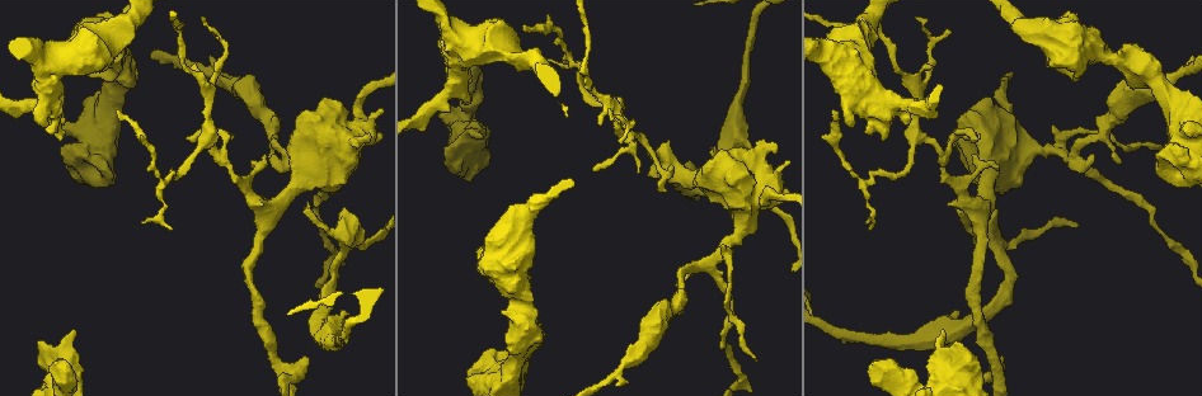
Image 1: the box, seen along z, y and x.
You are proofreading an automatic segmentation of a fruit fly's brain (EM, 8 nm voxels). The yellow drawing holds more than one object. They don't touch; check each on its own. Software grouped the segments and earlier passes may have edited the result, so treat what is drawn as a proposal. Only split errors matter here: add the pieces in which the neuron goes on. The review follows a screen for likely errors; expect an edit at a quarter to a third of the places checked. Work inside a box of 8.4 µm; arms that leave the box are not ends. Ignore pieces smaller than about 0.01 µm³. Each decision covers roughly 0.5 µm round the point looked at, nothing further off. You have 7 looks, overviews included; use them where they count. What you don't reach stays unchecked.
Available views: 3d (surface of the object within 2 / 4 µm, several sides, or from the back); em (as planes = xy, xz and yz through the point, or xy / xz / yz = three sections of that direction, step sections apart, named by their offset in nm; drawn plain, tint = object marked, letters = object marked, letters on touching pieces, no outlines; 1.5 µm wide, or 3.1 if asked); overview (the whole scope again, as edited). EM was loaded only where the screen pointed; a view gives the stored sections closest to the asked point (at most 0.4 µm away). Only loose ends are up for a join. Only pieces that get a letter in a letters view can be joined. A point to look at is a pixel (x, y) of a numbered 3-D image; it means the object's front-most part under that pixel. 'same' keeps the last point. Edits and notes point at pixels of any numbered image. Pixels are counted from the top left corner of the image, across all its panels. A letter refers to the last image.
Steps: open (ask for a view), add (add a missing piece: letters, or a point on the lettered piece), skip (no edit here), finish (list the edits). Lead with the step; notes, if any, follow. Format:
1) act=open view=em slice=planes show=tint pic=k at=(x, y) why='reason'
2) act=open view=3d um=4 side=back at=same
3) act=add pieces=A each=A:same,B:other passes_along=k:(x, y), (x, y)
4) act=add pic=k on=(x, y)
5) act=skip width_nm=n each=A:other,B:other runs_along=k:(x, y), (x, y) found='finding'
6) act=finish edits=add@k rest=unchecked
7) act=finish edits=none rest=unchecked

act=open view=3d um=2 pic=1 at=(74, 335) why='branch stops here'

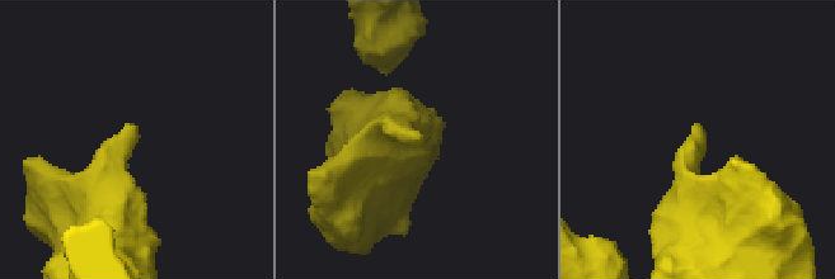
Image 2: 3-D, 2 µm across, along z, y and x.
act=open view=em slice=planes show=letters pic=2 at=(706, 133)

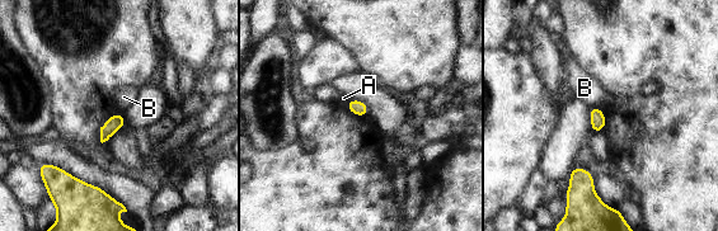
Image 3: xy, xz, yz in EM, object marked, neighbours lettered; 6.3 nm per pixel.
act=skip each=A:other,B:other border=3:(600, 107), (590, 108) found='no lettered piece goes on from it'

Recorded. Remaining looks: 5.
act=open view=em slice=xz step=4 show=letters pic=1 at=(370, 136) why='free end'

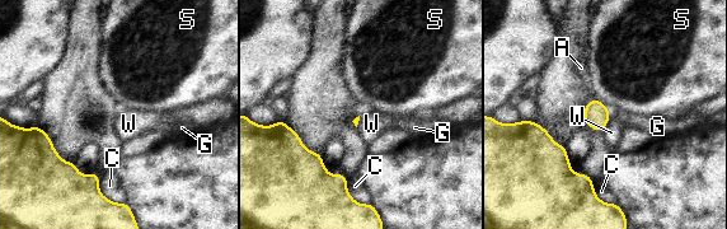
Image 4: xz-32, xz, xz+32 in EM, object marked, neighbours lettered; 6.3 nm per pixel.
act=open view=em slice=planes show=letters at=same

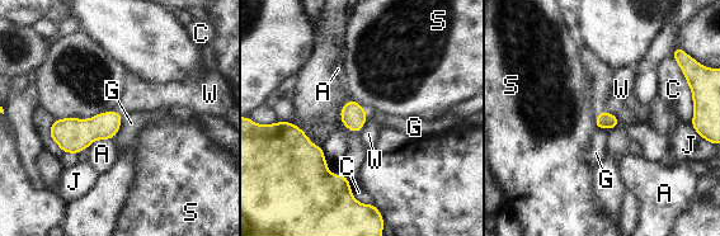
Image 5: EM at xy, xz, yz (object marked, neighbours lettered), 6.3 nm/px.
act=skip each=A:other,C:other,G:other,J:other,S:other,W:other found='none of them fits'

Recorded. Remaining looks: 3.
act=open view=em slice=yz step=4 show=letters pic=1 at=(998, 166) why='branch stops here'

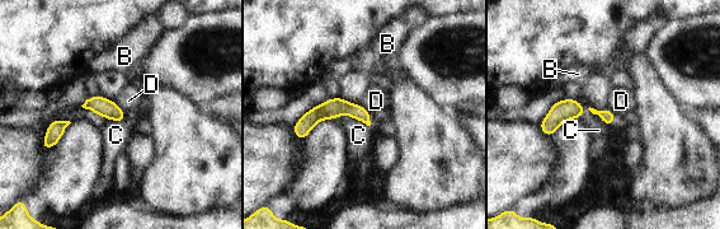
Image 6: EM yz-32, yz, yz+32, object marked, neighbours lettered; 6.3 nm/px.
act=skip each=B:other,C:other,D:other border=6:(113, 101), (126, 113) found='no lettered piece goes on from it'

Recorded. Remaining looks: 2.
act=finish edits=none rest=unchecked

